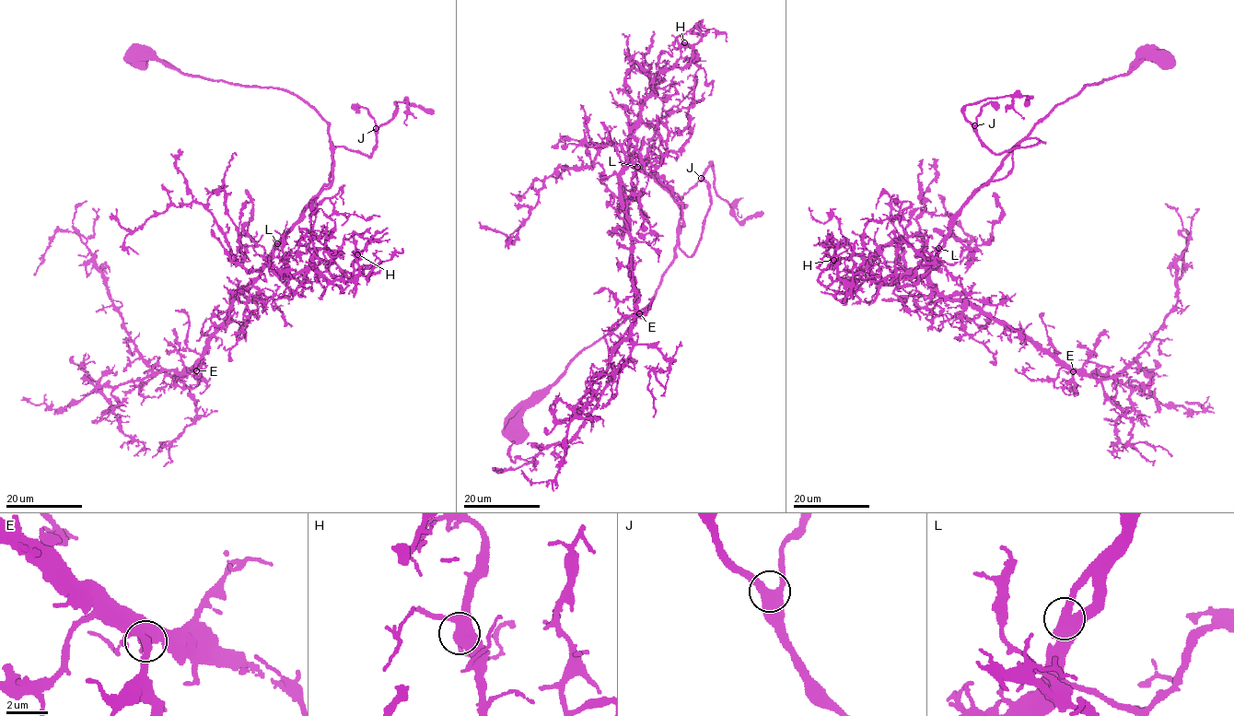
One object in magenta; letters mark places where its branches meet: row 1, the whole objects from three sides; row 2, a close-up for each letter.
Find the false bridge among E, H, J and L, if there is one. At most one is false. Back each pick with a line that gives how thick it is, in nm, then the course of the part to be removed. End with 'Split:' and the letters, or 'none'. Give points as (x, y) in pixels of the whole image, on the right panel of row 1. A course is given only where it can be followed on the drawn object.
Split: none

